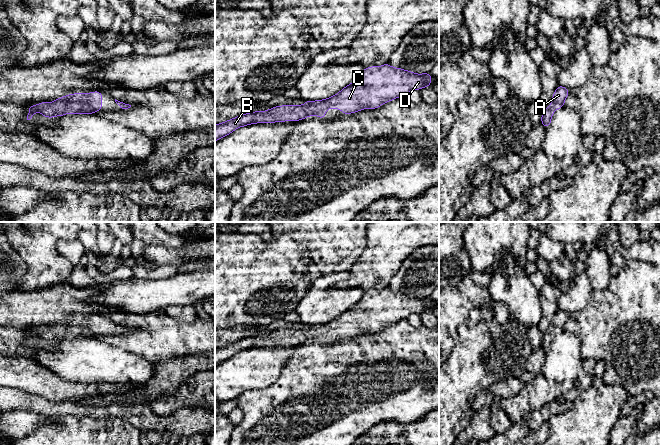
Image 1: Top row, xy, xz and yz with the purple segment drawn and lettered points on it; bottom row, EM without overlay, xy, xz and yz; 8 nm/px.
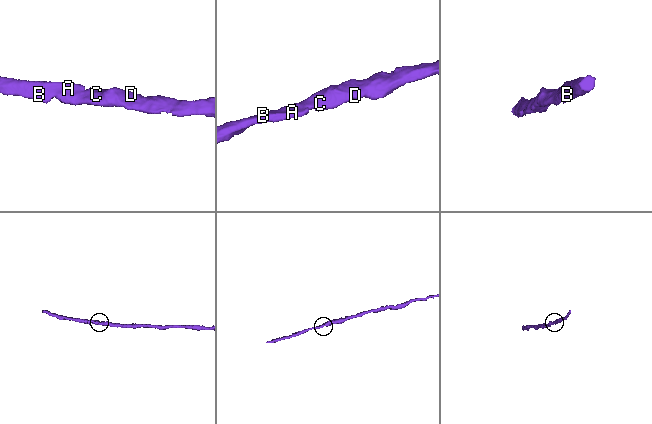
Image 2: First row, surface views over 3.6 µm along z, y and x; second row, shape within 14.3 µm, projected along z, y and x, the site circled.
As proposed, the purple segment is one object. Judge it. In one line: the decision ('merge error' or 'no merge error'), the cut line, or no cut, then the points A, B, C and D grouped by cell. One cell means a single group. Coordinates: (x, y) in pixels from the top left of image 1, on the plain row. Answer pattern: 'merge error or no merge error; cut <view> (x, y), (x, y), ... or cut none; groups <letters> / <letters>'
no merge error; cut none; groups A B C D

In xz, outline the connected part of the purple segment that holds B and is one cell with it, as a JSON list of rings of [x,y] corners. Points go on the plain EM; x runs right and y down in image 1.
[[[388,287],[380,291],[368,291],[363,293],[362,298],[356,305],[344,311],[339,317],[330,322],[317,325],[305,325],[305,328],[300,330],[276,330],[268,335],[255,335],[240,339],[226,346],[216,348],[215,365],[231,358],[237,352],[247,350],[249,348],[299,345],[303,342],[308,342],[311,339],[317,339],[319,342],[324,343],[326,339],[325,335],[329,332],[341,333],[345,339],[366,332],[375,333],[382,330],[385,326],[407,319],[413,313],[421,314],[425,310],[432,310],[432,307],[430,306],[431,301],[432,299],[430,297],[415,298],[401,292],[393,292]]]

